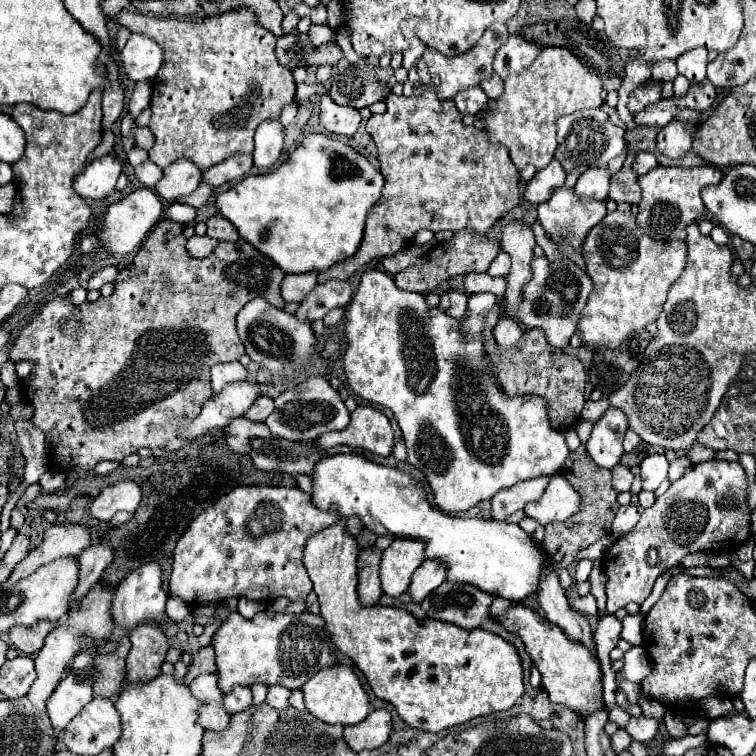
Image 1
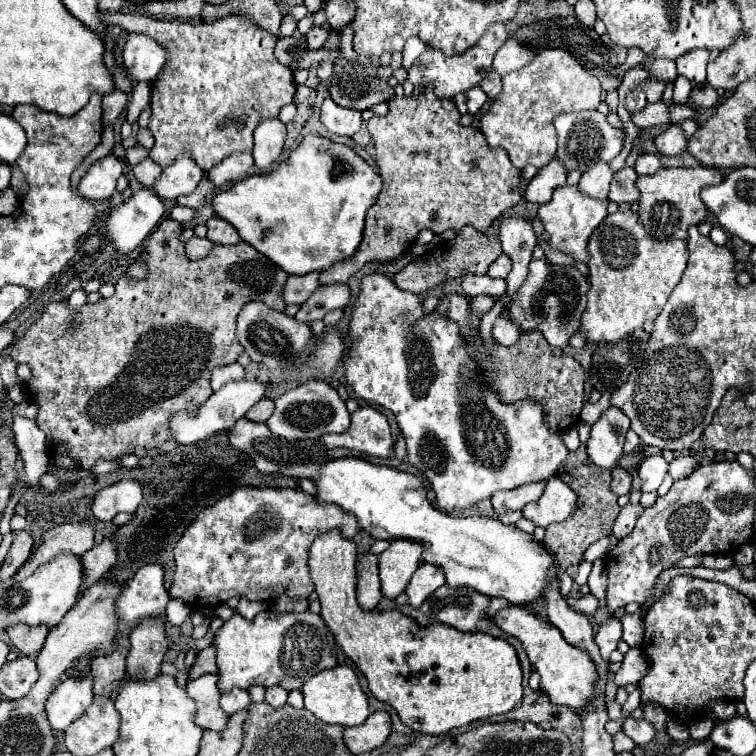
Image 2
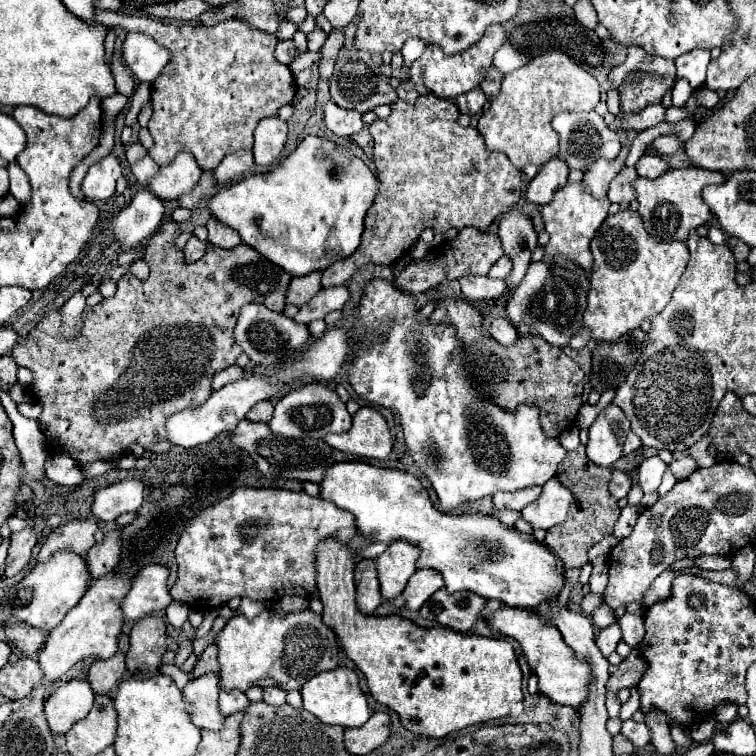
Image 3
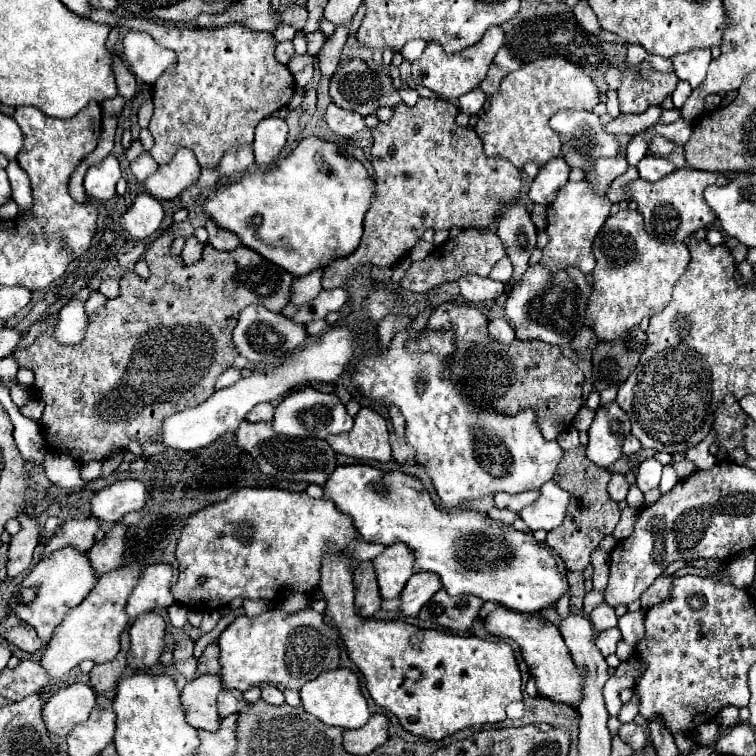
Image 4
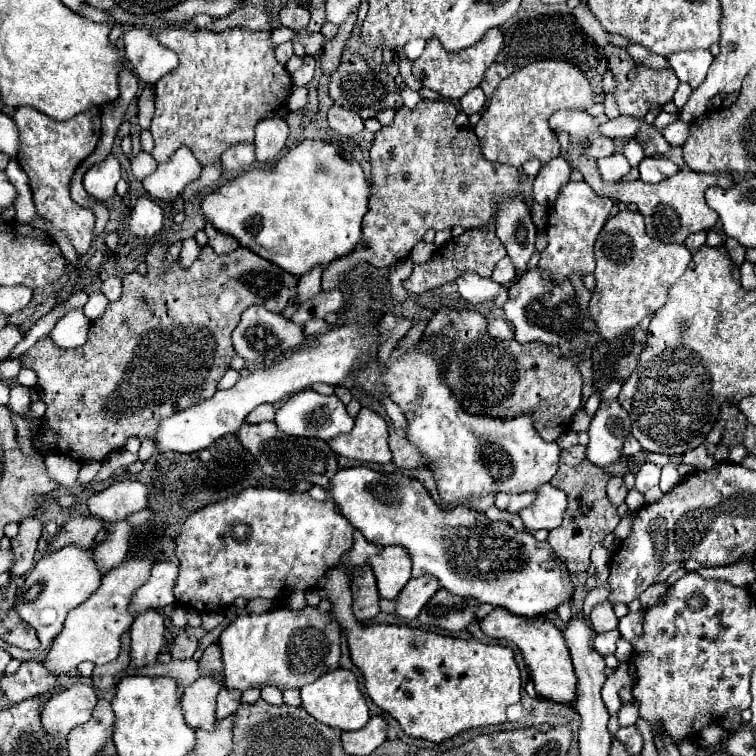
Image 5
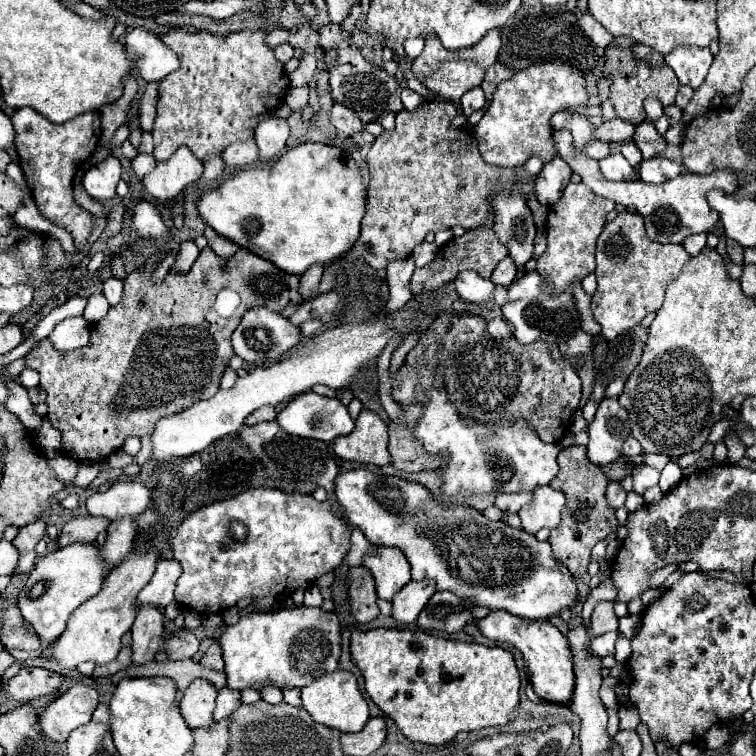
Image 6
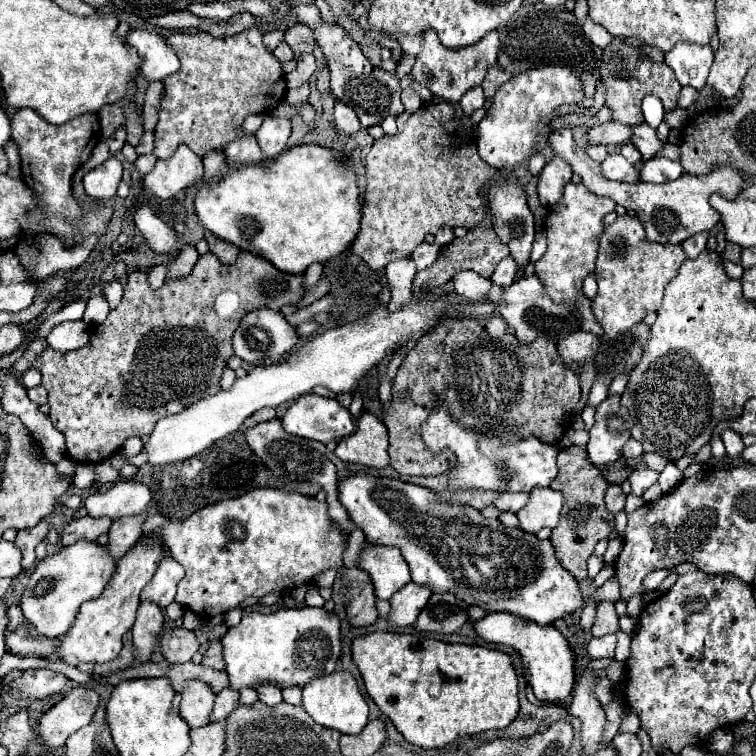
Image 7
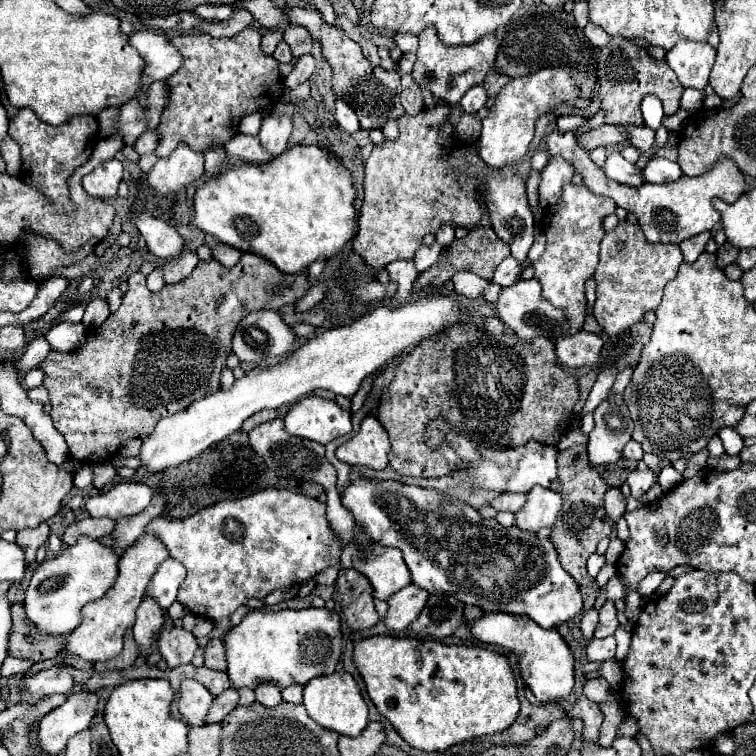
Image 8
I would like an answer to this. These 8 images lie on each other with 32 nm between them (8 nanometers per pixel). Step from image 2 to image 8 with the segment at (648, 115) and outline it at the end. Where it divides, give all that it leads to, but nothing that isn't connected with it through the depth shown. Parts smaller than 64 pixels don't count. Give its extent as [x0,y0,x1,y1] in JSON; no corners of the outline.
[580,124,628,150]

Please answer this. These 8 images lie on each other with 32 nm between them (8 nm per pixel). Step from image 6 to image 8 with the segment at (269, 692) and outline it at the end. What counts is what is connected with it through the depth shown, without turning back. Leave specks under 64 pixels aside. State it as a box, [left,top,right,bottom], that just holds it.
[256,684,282,706]

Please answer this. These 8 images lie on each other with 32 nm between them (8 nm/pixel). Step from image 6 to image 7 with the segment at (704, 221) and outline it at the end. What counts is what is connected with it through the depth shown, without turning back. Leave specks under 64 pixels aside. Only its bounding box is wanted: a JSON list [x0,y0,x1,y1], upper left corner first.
[550,128,742,244]

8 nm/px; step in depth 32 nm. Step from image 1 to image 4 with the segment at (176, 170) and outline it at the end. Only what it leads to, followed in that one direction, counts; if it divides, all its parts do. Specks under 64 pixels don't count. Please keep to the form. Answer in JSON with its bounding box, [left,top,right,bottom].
[144,148,200,200]

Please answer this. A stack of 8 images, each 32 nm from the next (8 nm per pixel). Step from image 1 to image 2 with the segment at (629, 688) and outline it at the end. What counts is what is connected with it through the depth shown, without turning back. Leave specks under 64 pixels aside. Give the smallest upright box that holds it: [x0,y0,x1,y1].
[622,684,640,716]

